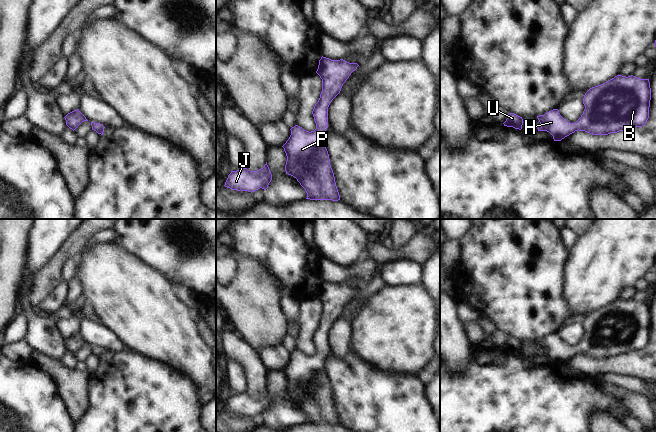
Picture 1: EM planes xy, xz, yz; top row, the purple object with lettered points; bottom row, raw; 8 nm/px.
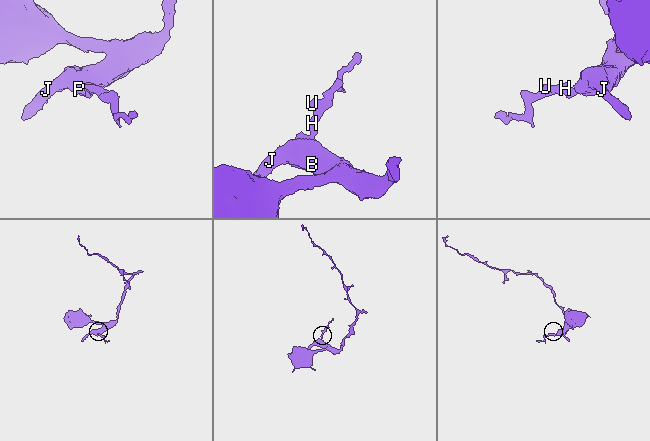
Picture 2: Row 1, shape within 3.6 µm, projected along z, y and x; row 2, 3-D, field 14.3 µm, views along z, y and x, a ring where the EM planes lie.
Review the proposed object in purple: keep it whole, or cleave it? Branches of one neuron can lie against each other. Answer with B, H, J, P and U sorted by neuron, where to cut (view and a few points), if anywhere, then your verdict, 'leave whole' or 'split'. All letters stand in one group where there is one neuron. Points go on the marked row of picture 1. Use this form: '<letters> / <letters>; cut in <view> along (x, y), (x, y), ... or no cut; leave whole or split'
B H J P U; no cut; leave whole

